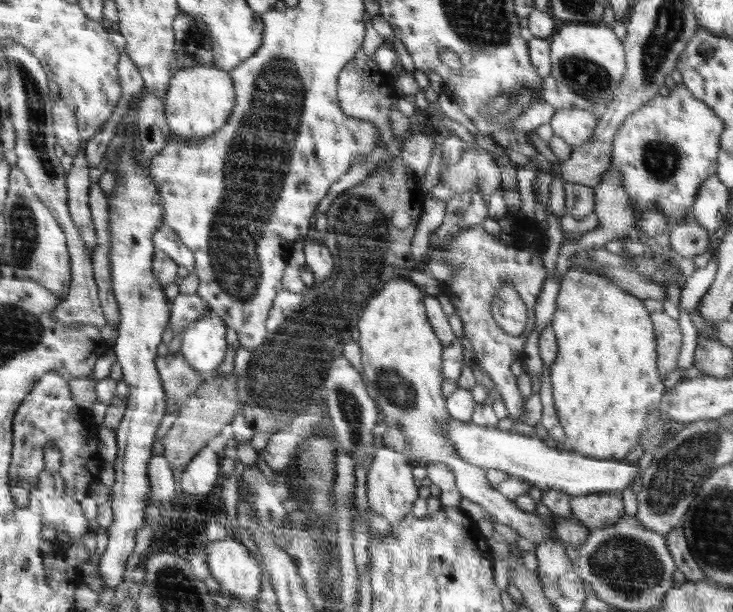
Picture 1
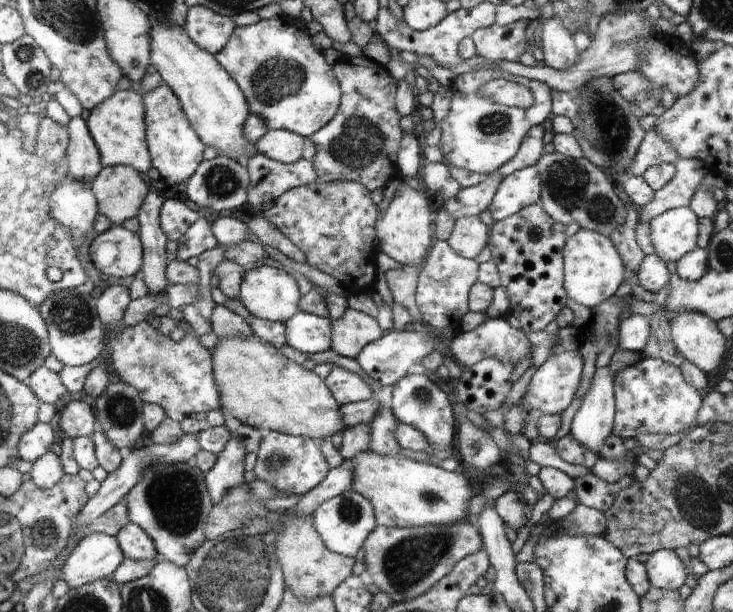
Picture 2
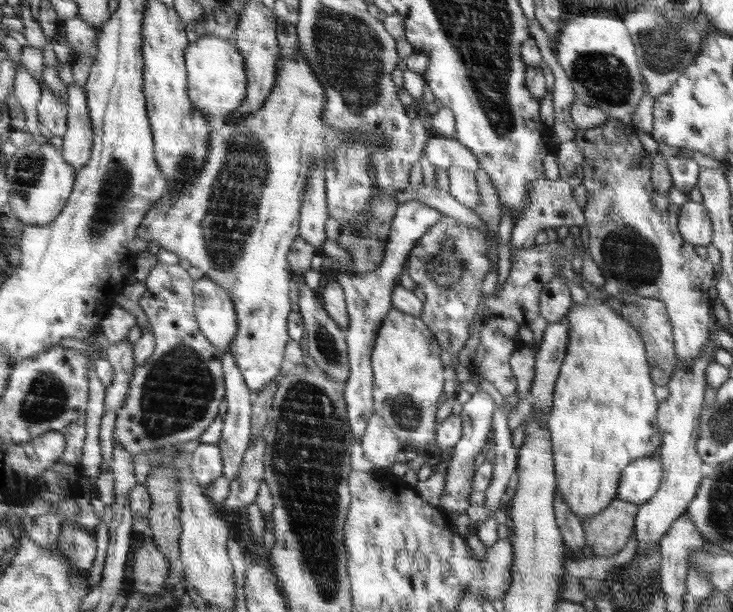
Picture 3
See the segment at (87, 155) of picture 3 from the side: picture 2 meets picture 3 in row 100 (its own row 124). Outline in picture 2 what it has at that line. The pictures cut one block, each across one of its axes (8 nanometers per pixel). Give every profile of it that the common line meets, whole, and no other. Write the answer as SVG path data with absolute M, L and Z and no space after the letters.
M82 115L71 120L69 129L71 143L67 161L71 168L71 174L79 179L92 181L104 167L99 147L94 144L95 140L92 140L93 136Z

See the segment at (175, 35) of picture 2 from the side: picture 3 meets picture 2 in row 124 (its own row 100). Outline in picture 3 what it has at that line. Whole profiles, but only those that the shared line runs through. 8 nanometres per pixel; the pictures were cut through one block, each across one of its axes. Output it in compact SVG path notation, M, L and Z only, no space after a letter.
M206 34L196 39L187 49L186 65L189 72L187 85L192 102L205 115L213 117L215 122L222 121L246 98L249 84L245 56L230 39Z

